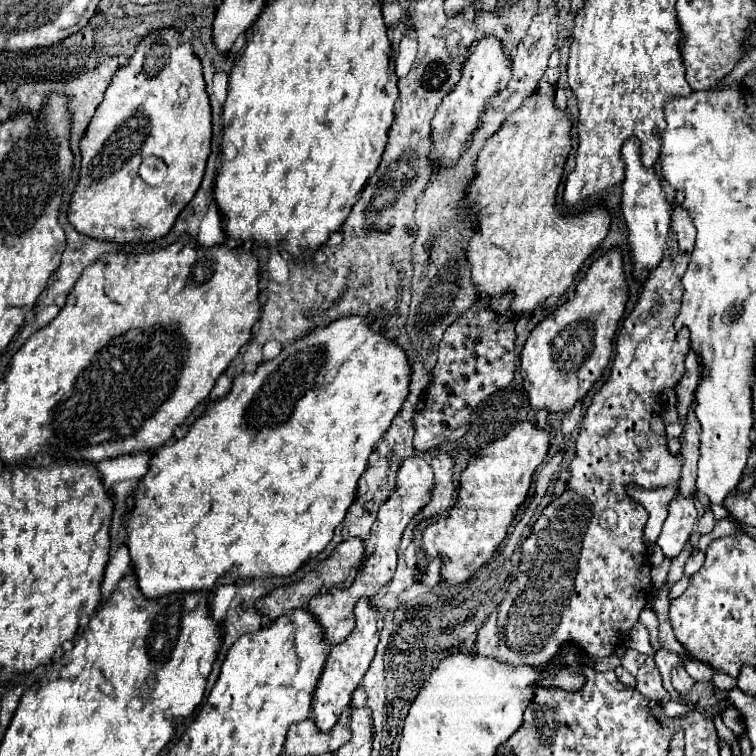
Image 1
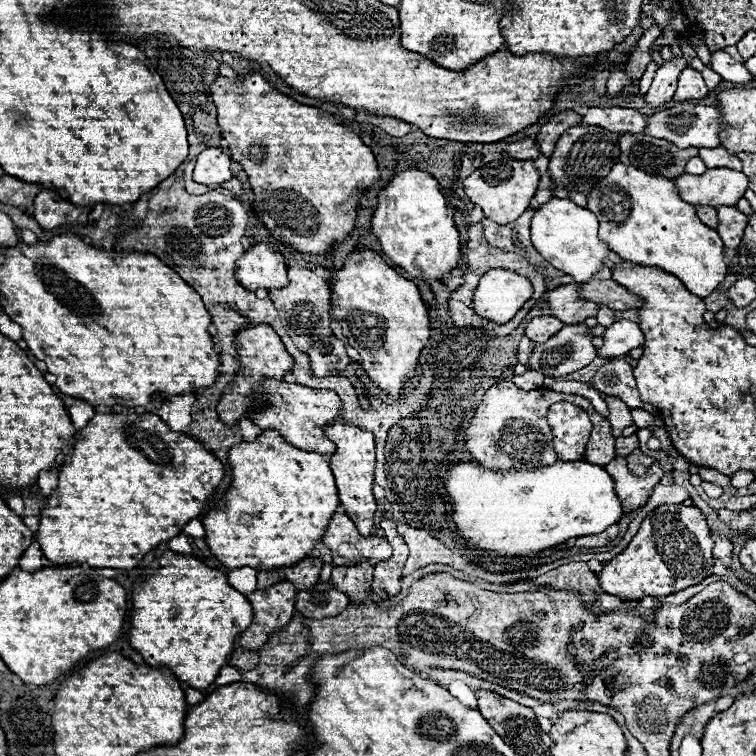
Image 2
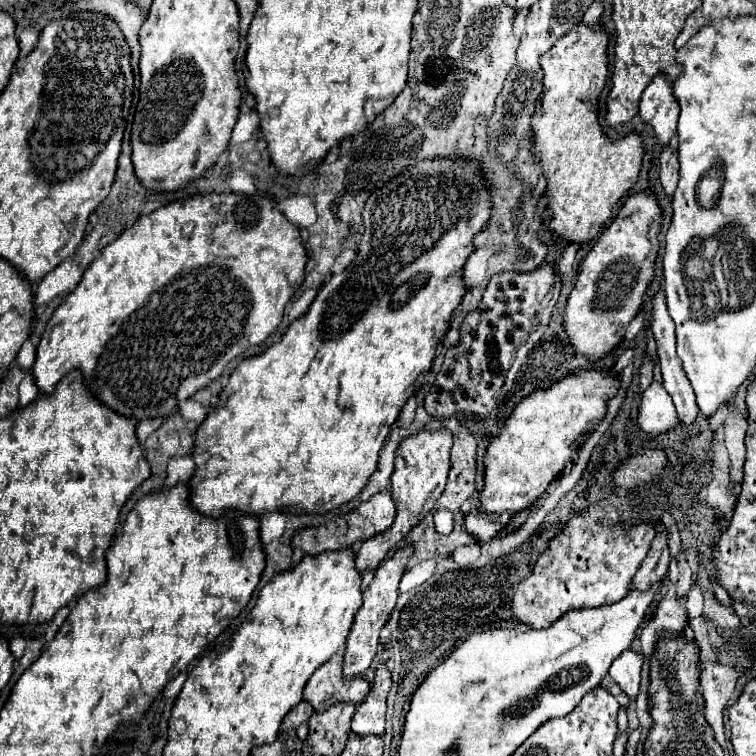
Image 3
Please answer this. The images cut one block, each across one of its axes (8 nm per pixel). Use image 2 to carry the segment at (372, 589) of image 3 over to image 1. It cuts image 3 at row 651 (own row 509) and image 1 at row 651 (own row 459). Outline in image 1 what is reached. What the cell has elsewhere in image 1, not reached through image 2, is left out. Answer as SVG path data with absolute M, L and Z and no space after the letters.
M360 600L354 608L354 616L356 616L356 626L350 632L350 636L334 646L326 658L324 664L324 672L316 684L316 688L312 690L312 712L314 712L314 722L318 726L318 730L322 734L330 732L334 728L334 724L338 722L342 710L350 704L350 698L354 694L354 690L360 686L372 658L378 646L378 636L382 632L382 618L378 616L378 612L368 604L368 600Z

